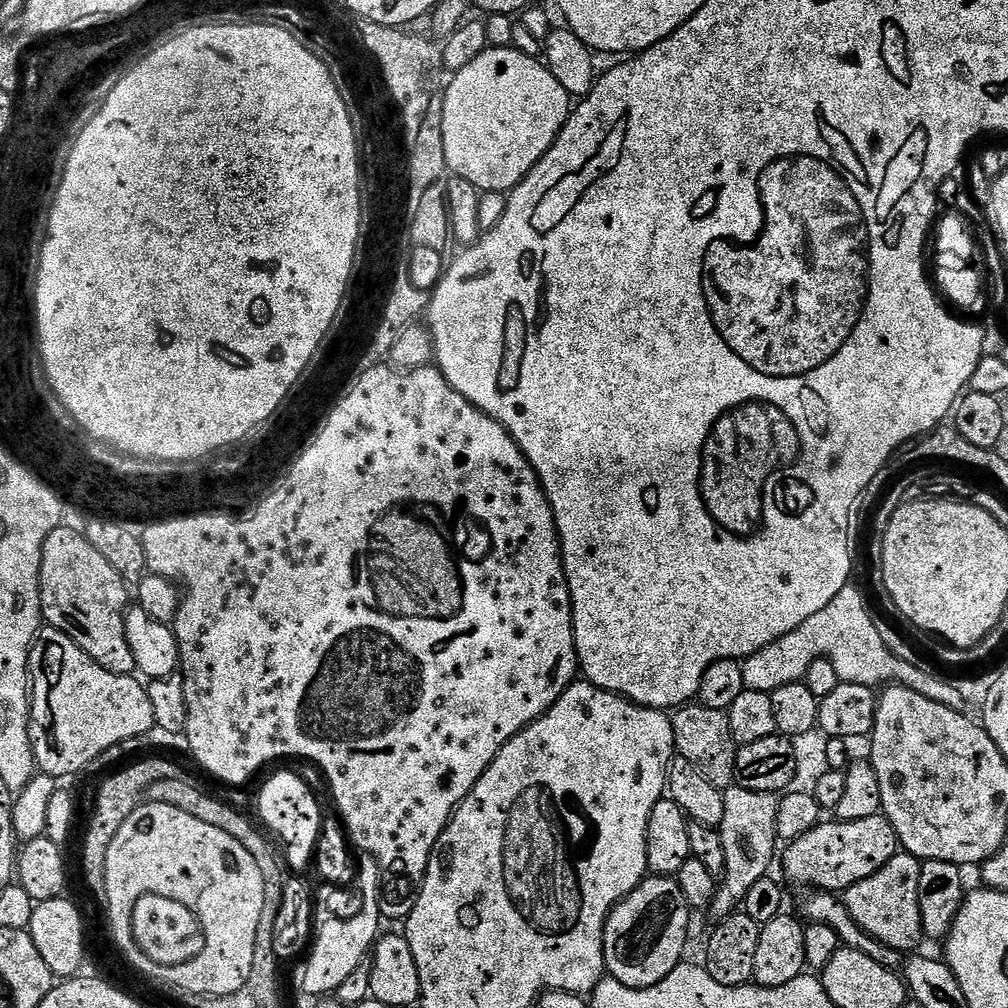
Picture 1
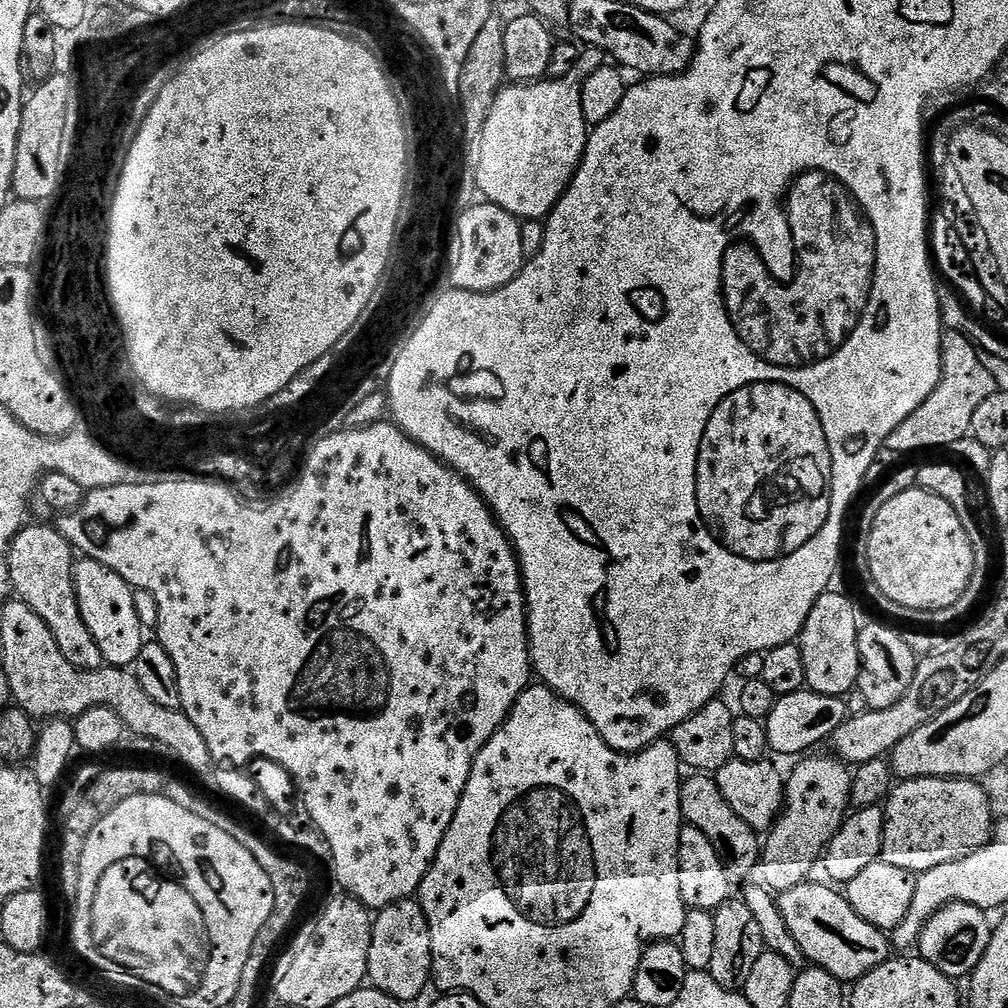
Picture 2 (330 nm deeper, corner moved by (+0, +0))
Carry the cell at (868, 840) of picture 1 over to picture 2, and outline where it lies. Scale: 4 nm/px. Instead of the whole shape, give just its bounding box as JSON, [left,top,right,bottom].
[880,776,994,874]

